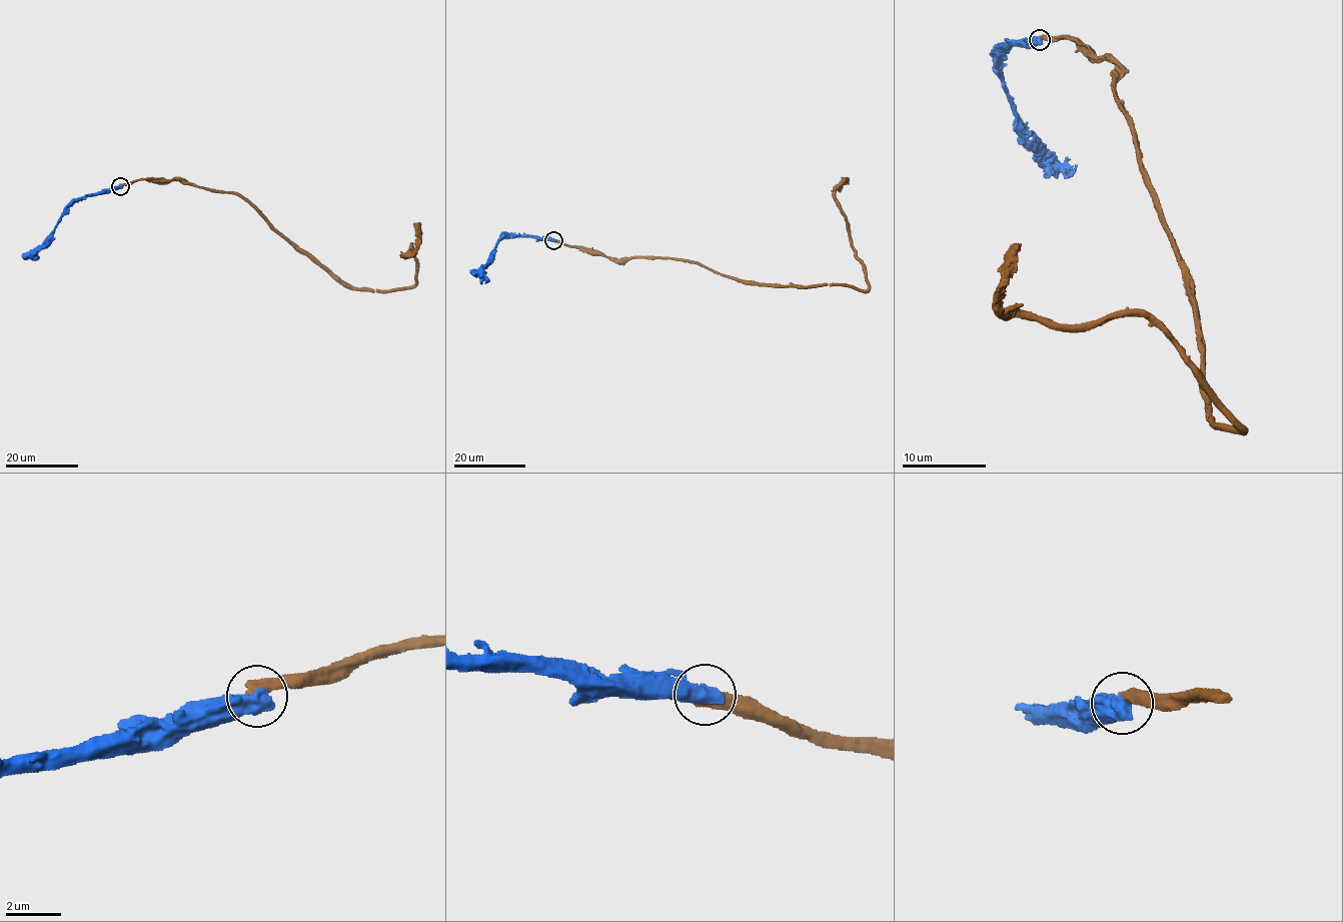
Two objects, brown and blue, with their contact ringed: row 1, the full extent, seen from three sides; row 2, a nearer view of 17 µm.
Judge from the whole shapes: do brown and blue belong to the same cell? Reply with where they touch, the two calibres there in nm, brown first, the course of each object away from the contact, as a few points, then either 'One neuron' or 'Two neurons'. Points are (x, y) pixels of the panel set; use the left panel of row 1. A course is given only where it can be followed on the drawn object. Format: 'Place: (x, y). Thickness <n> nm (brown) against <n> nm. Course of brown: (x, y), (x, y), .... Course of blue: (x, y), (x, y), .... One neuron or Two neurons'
Place: (120, 186). Thickness 480 nm (brown) against 700 nm. Course of brown: (120, 186), (180, 179), (236, 192), (355, 287), (414, 284), (411, 245), (402, 255), (415, 247), (420, 222). Course of blue: (120, 186), (75, 198), (65, 208), (53, 236), (30, 256). Two neurons

